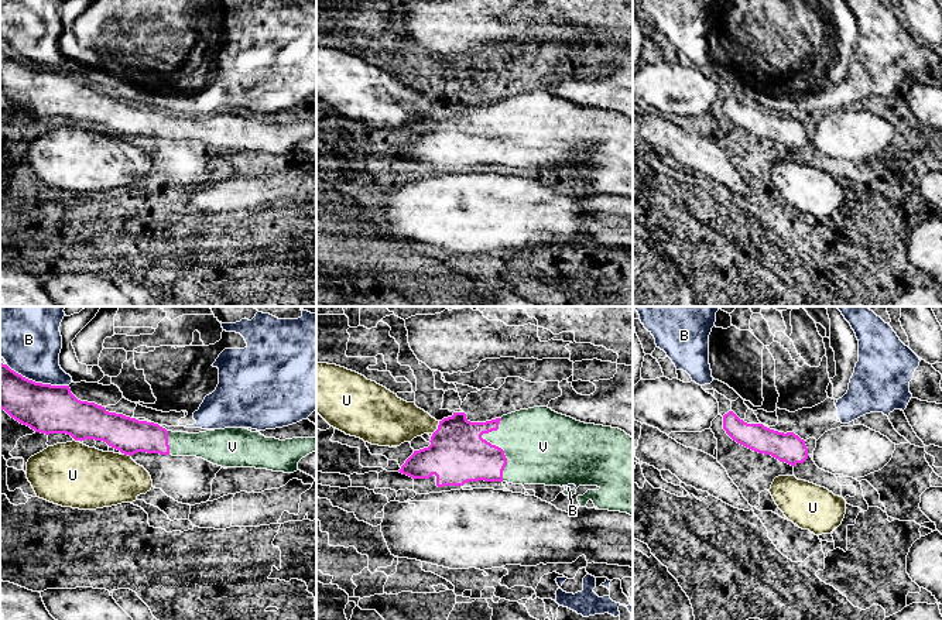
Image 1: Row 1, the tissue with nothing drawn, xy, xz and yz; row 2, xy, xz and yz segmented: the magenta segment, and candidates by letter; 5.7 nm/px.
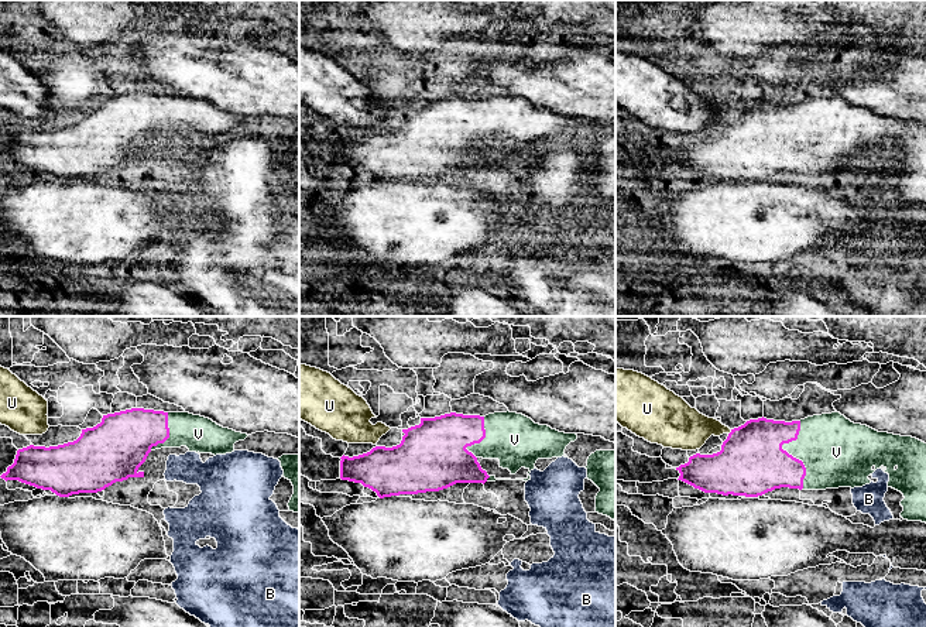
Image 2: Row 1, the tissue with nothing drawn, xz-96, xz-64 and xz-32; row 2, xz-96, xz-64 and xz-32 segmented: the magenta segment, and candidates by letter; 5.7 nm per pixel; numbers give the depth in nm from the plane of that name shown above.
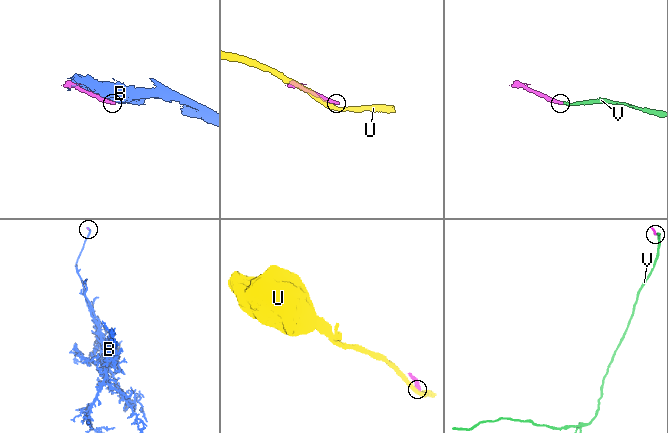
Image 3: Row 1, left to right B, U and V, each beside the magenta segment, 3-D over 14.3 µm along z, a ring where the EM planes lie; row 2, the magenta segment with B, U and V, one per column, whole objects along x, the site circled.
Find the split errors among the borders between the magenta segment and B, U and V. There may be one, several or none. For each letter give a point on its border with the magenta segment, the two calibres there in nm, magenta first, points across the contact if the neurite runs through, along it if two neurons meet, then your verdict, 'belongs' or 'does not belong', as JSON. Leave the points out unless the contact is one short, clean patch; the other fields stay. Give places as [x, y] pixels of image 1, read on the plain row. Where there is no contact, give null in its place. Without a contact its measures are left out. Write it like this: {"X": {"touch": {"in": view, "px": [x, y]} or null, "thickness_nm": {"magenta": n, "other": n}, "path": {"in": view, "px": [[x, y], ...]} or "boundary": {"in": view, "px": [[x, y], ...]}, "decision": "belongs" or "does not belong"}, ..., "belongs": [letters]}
{"B": {"touch": {"in": "xy", "px": [37, 67]}, "thickness_nm": {"magenta": 280, "other": 340}, "decision": "does not belong"}, "U": {"touch": {"in": "xz", "px": [438, 112]}, "thickness_nm": {"magenta": 340, "other": 260}, "boundary": {"in": "xz", "px": [[439, 105], [432, 117]]}, "decision": "does not belong"}, "V": {"touch": {"in": "xz", "px": [495, 129]}, "thickness_nm": {"magenta": 340, "other": 400}, "path": {"in": "xz", "px": [[458, 137], [489, 134], [495, 129], [538, 127]]}, "decision": "belongs"}, "belongs": ["V"]}

